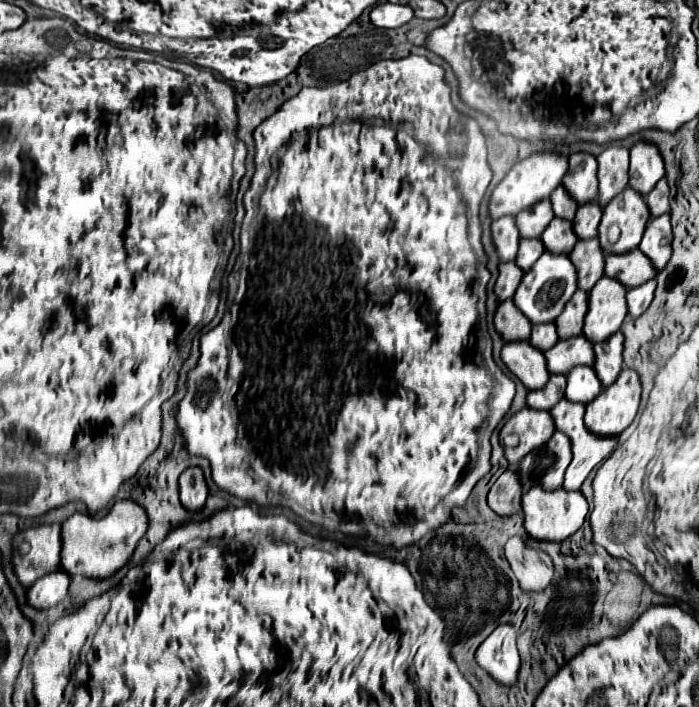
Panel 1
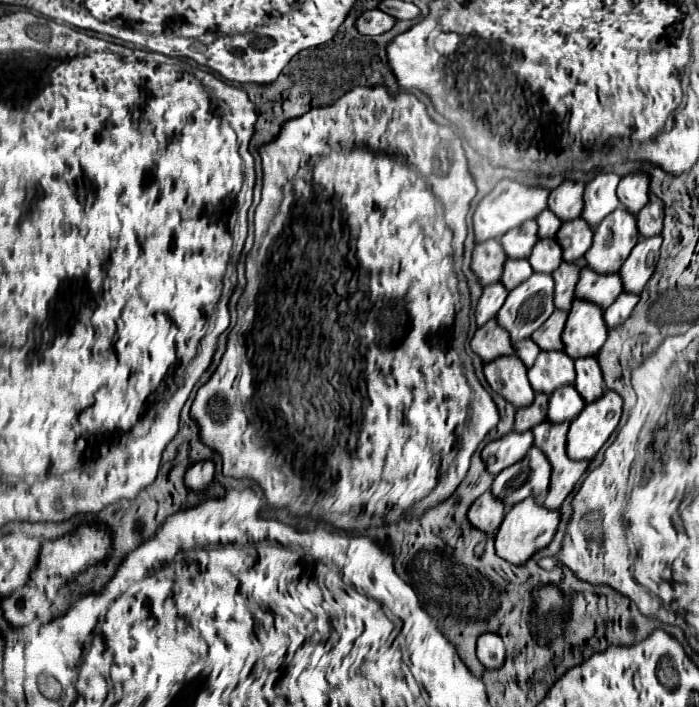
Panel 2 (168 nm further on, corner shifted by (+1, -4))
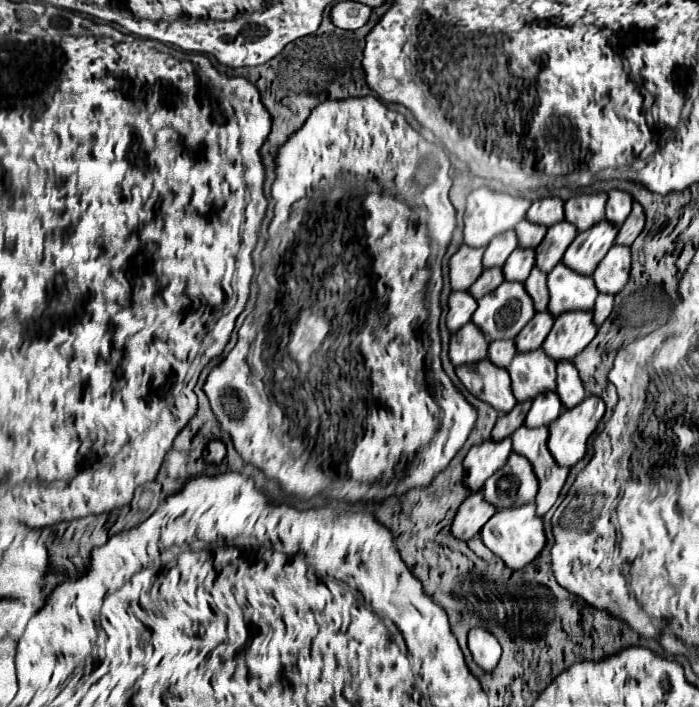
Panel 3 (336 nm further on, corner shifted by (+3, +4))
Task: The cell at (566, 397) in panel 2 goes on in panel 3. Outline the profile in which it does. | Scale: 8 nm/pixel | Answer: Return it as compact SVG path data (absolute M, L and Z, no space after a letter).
M545 392L533 398L527 418L525 418L525 426L527 428L549 426L559 414L561 414L561 400L557 398L555 392Z

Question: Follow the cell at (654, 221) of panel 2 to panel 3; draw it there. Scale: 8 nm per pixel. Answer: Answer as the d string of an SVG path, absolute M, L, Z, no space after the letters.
M633 202L633 210L631 214L627 216L627 220L619 226L619 232L617 232L617 240L615 244L621 244L621 246L629 246L643 230L645 226L645 214L641 210L641 206L637 202Z

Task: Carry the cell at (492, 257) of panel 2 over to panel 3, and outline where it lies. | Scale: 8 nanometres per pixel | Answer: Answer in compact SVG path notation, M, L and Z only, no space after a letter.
M465 244L449 258L449 286L451 290L467 290L483 272L483 248L469 248Z

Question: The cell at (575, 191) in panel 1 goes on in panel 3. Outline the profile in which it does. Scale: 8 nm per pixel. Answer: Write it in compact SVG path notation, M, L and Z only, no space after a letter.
M543 198L537 200L529 206L529 212L525 216L525 220L533 222L533 224L541 224L541 226L553 226L557 222L563 220L563 200L559 198Z

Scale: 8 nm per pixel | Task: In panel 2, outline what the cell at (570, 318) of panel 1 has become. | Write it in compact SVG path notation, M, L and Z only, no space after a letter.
M555 310L553 316L539 328L539 332L535 332L531 338L541 346L541 350L561 350L563 348L563 328L567 322L569 312L559 312Z

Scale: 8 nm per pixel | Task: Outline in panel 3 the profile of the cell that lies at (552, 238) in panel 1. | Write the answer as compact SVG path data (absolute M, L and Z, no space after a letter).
M517 248L509 260L501 266L501 272L505 272L505 282L521 282L529 276L531 268L535 264L535 250L523 250Z

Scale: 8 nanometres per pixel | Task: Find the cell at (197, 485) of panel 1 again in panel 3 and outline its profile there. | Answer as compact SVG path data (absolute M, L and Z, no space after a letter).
M211 440L203 450L203 458L209 464L219 464L225 458L225 444L221 440Z

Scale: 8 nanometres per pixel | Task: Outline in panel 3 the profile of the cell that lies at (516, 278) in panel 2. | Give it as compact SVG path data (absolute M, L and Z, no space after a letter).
M489 268L489 270L485 270L485 272L483 272L483 274L469 286L467 292L469 292L473 298L479 300L481 296L493 292L501 282L503 282L501 268Z

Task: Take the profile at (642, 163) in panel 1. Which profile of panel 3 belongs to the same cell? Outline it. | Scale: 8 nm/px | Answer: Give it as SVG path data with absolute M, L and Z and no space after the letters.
M611 190L607 198L605 220L609 220L613 226L621 226L629 216L629 212L631 212L631 196L621 190Z

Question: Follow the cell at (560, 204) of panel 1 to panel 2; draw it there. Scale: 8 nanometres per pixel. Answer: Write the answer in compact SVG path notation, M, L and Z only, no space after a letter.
M545 208L539 216L537 216L537 224L539 224L539 236L541 238L551 238L551 236L555 236L555 232L561 228L561 220L549 210L549 208Z

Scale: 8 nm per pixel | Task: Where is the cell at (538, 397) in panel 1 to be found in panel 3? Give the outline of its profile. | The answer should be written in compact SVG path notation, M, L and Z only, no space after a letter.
M527 400L527 402L517 404L511 412L503 414L497 420L497 424L495 424L493 432L491 432L491 440L505 440L505 438L509 438L519 426L523 426L523 420L525 420L529 408L531 408L531 402Z

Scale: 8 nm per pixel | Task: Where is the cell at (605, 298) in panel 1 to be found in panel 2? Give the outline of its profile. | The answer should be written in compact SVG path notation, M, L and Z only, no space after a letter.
M575 300L563 330L565 352L575 360L593 356L605 344L607 332L609 328L603 320L603 310L589 300Z

